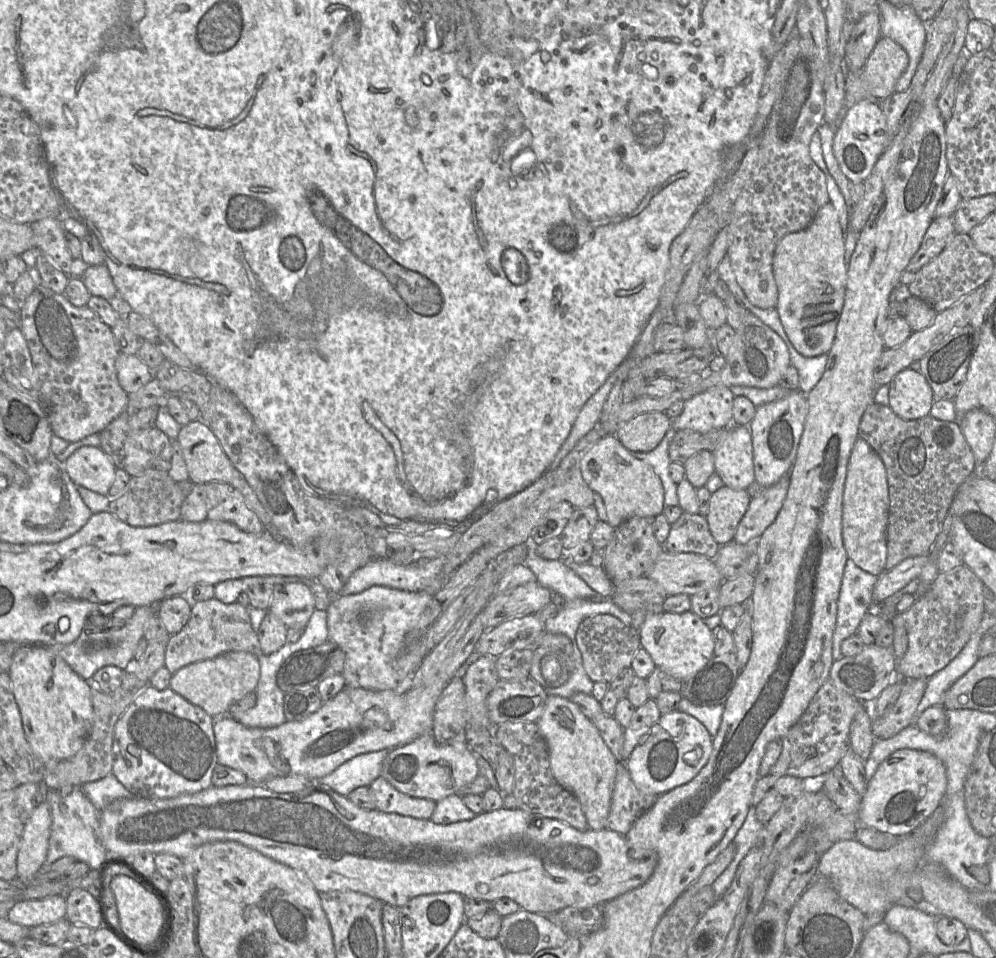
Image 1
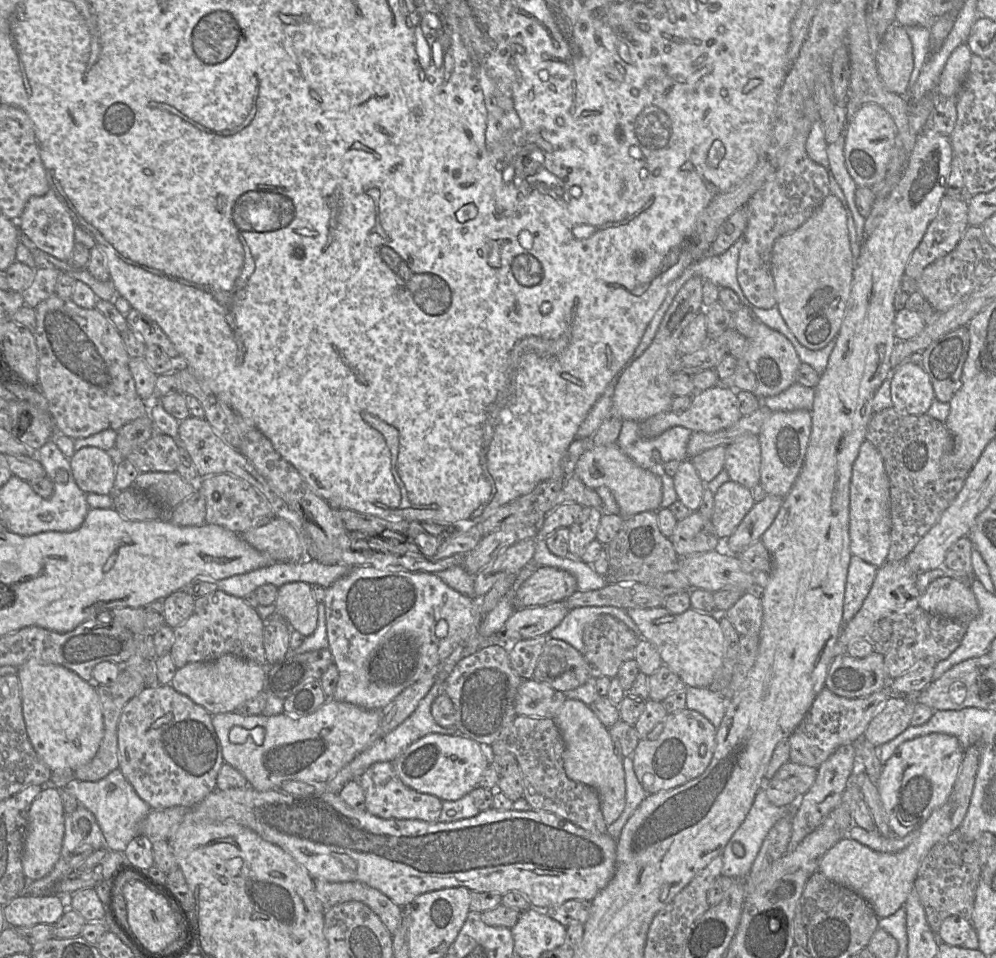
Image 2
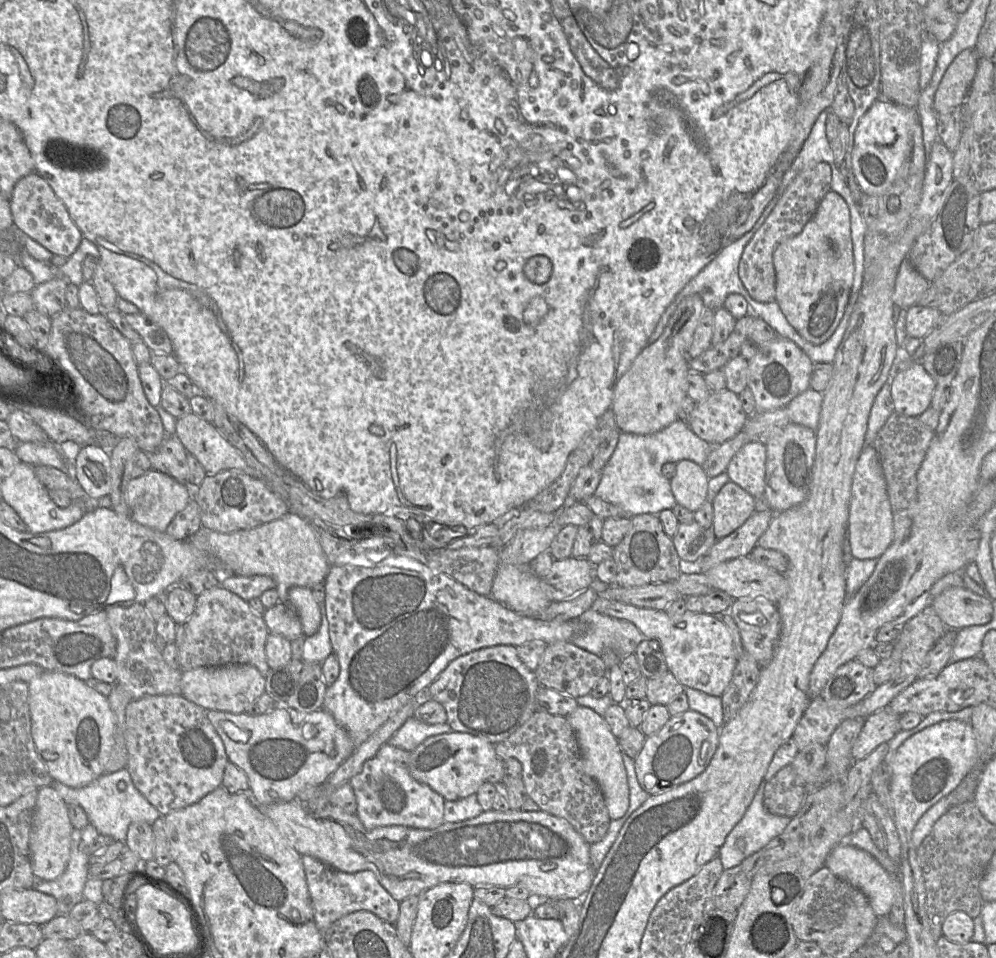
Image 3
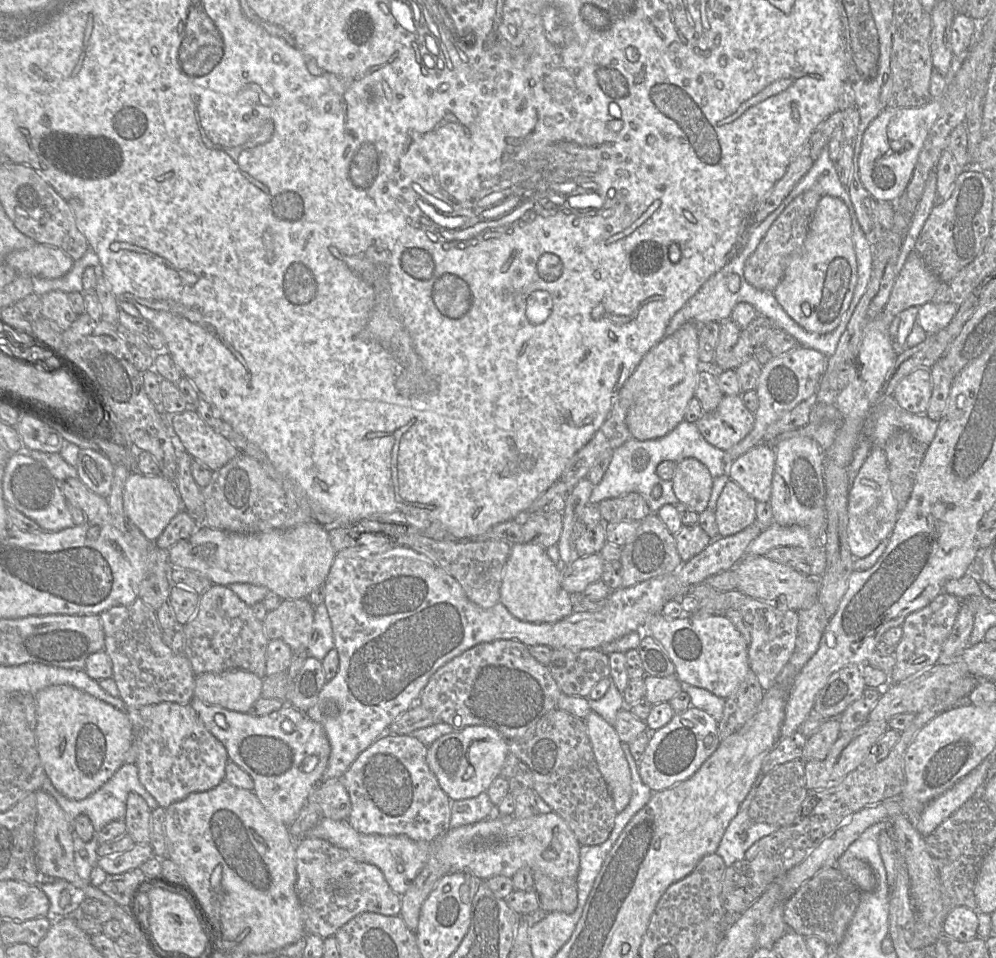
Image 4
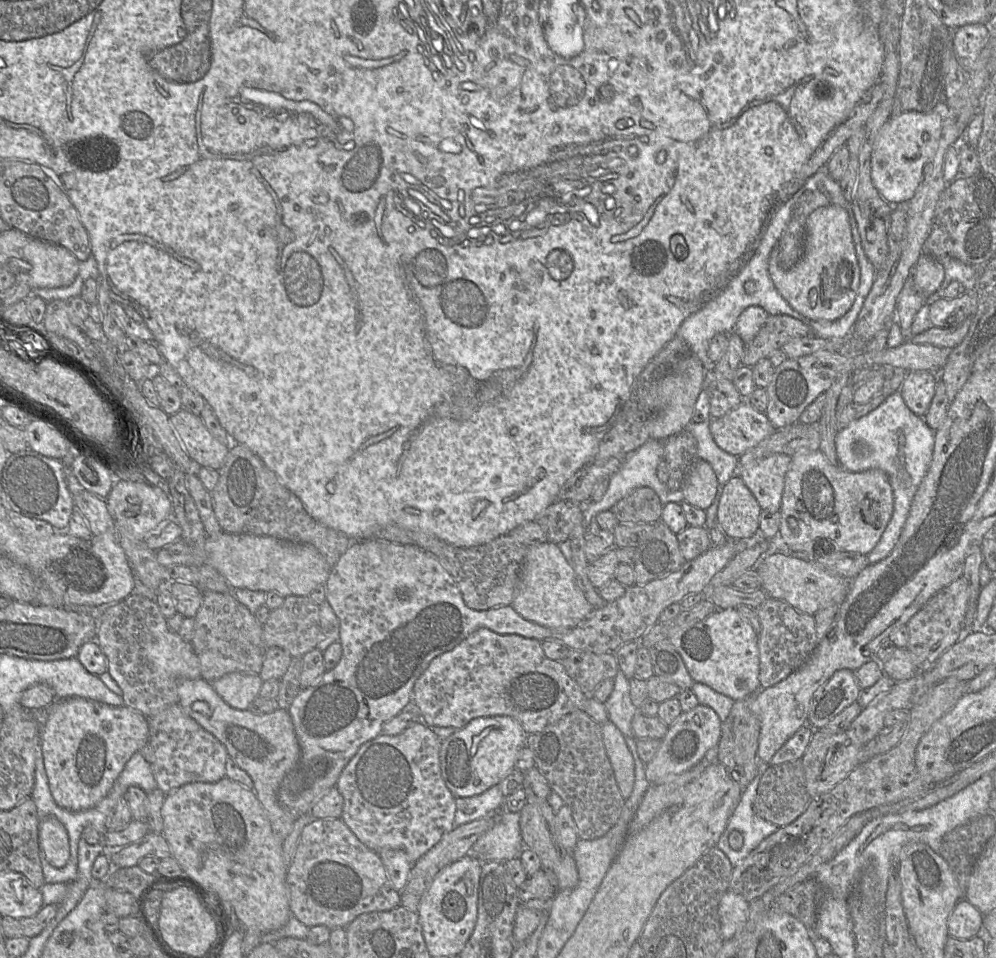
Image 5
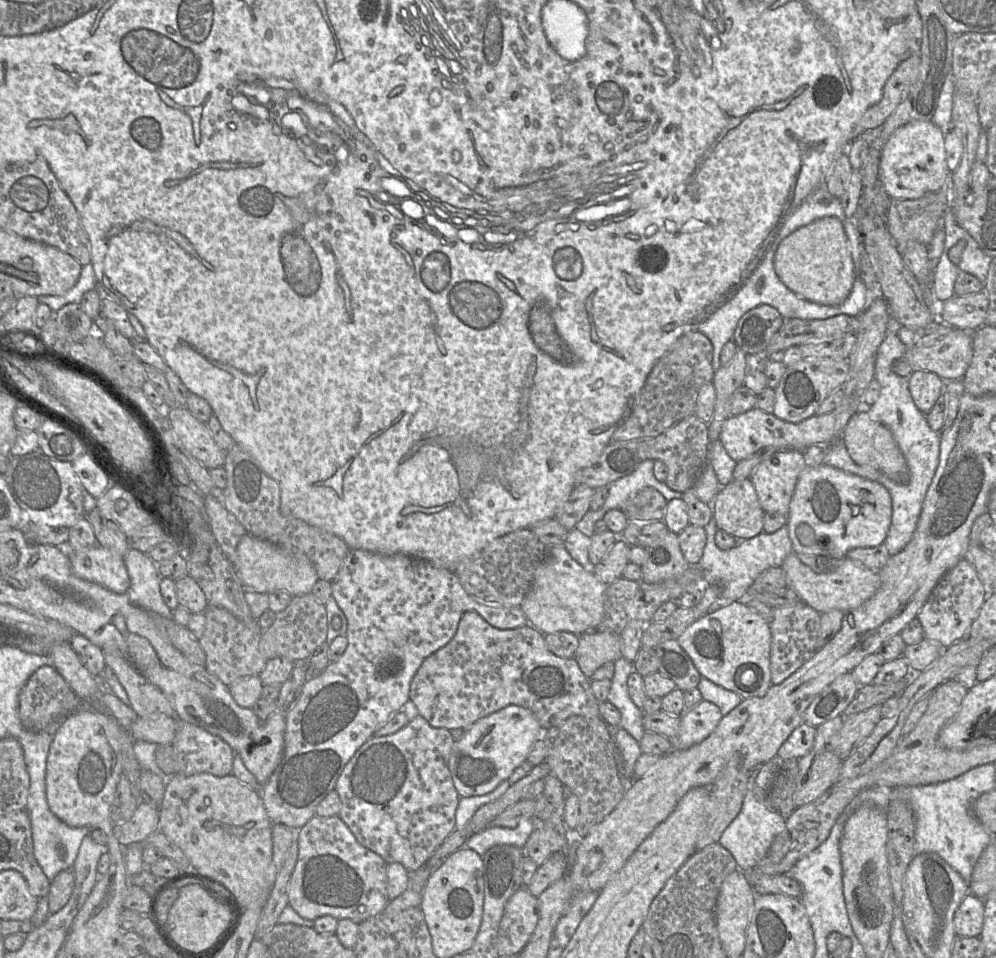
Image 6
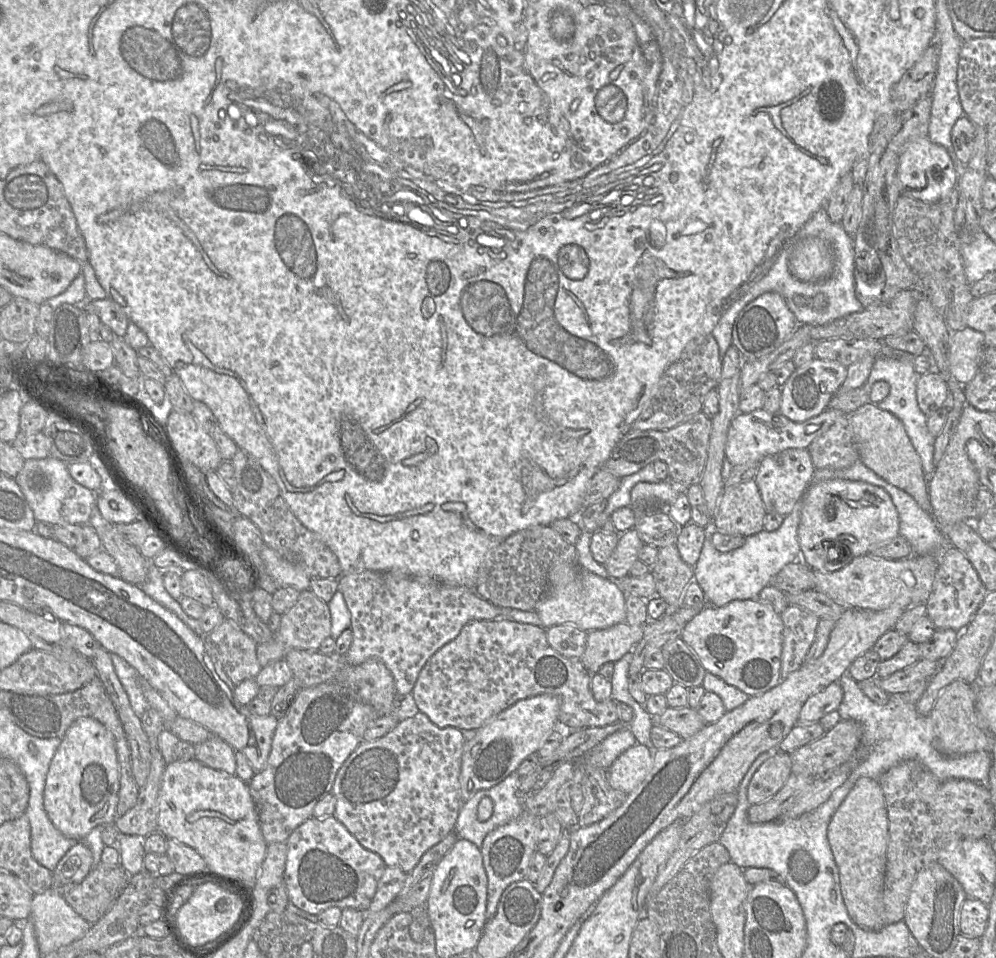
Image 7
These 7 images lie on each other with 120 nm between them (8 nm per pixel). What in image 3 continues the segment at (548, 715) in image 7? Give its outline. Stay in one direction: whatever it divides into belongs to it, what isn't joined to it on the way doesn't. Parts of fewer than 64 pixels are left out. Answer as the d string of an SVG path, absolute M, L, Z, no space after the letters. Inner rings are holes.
M454 732L427 738L410 752L408 768L418 782L428 785L447 801L455 801L475 794L499 759L495 745L468 733Z

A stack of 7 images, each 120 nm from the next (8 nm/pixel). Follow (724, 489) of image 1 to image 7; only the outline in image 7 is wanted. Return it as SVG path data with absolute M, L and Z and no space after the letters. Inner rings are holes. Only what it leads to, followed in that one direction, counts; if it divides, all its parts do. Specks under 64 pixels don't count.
M751 479L723 490L712 525L725 535L749 537L763 530L765 515L759 489Z

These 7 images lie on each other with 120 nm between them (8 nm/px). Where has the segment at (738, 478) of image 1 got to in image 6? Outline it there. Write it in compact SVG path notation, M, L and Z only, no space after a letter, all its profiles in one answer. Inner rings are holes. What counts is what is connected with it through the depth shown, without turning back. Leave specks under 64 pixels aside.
M787 450L763 460L750 475L764 512L787 515L800 474L807 464L804 452Z

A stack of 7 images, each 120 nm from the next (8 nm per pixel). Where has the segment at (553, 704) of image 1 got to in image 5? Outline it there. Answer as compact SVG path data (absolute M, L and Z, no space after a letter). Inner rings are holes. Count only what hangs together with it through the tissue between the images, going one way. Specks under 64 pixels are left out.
M611 721L601 724L602 738L607 757L612 766L616 783L624 799L634 785L634 761L623 734Z

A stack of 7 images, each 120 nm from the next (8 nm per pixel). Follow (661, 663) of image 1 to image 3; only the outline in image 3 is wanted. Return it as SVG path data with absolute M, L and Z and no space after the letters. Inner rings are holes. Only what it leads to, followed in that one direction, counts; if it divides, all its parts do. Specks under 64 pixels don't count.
M599 597L591 606L594 611L613 618L633 623L639 631L660 643L661 651L665 657L668 670L684 686L702 691L712 696L721 697L730 683L733 671L737 665L737 658L731 634L725 623L714 615L686 611L682 617L669 617L665 611L638 608L633 605Z

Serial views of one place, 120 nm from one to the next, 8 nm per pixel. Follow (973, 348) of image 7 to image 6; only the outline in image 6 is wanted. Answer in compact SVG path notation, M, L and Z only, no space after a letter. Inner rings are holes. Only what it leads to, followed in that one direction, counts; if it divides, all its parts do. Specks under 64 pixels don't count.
M954 328L931 344L907 349L903 358L913 371L934 372L944 381L952 381L964 377L972 356L972 332Z

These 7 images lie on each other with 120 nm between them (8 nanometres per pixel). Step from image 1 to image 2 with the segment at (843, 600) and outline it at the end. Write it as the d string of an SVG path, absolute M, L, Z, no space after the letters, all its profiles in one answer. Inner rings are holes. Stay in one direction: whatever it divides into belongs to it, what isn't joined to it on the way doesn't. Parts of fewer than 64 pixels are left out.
M856 556L850 559L843 602L842 628L857 614L873 585L878 568Z

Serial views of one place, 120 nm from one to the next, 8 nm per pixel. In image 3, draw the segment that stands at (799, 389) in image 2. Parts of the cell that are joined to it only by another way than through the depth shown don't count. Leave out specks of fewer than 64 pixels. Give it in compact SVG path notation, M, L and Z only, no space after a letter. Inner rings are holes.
M808 388L792 399L785 407L791 423L803 425L816 431L823 400L822 393Z

